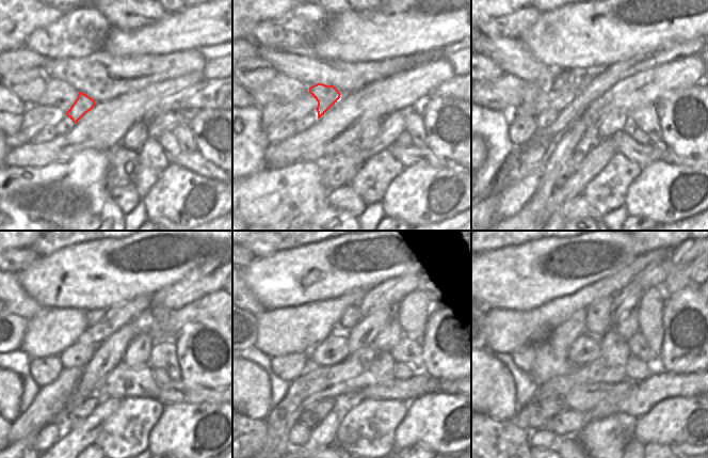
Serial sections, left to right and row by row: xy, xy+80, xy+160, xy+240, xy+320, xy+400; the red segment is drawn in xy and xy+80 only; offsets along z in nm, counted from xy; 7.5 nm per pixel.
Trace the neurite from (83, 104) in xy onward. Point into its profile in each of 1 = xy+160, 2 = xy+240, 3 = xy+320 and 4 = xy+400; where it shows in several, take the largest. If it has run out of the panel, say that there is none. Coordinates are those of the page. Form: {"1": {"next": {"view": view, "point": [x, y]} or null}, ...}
{"1": {"next": {"view": "xy+160", "point": [566, 80]}}, "2": {"next": {"view": "xy+240", "point": [92, 317]}}, "3": {"next": {"view": "xy+320", "point": [349, 319]}}, "4": {"next": {"view": "xy+400", "point": [598, 322]}}}

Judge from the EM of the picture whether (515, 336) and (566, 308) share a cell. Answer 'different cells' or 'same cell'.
same cell

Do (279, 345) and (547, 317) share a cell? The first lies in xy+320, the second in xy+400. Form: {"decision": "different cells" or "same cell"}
{"decision": "same cell"}

